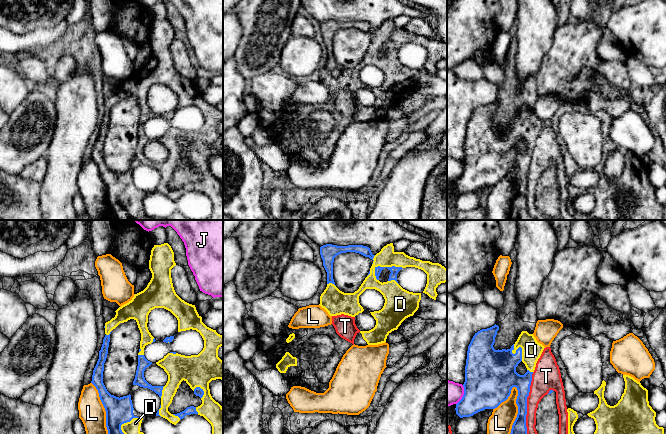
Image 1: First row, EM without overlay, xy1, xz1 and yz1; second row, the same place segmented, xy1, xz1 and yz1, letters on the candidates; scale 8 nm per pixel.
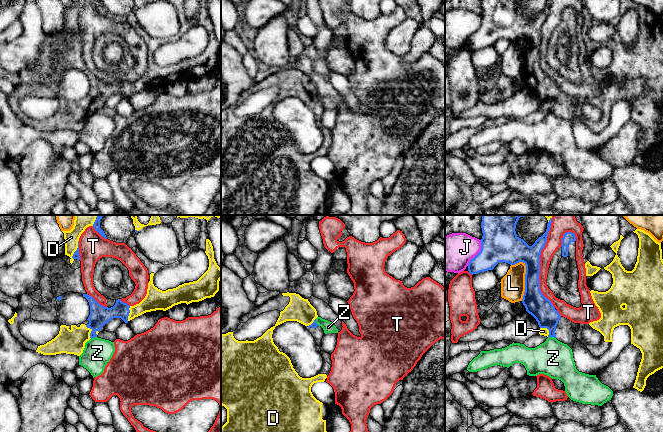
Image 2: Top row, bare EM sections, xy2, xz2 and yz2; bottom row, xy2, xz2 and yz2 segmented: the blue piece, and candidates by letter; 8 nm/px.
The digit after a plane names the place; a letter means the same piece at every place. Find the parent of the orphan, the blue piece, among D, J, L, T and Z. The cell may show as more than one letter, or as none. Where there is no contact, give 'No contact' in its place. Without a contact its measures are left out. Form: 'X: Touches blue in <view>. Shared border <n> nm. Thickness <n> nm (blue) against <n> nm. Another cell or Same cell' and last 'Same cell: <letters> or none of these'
D: Touches blue in xz1. Shared border 240 nm. Thickness 70 nm (blue) against 170 nm. Same cell
J: Touches blue in yz2. Shared border 240 nm. Thickness 300 nm (blue) against 300 nm. Another cell
L: Touches blue in yz1. Shared border 460 nm. Thickness 190 nm (blue) against 200 nm. Another cell
T: Touches blue in yz2. Shared border 650 nm. Thickness 220 nm (blue) against 130 nm. Another cell
Z: Touches blue in yz2. Shared border 70 nm. Thickness 190 nm (blue) against 300 nm. Another cell
Same cell: D

